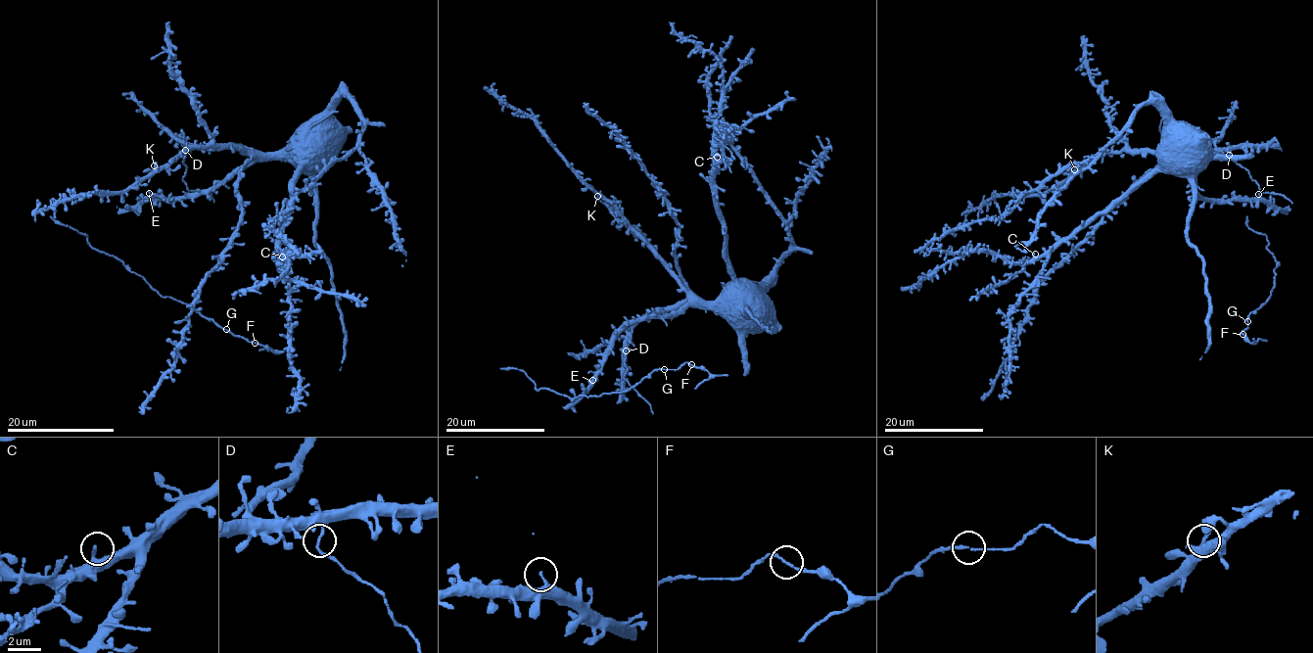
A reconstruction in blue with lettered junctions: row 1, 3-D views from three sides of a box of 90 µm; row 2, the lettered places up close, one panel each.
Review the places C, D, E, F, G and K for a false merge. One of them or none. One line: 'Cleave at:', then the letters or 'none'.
Cleave at: D

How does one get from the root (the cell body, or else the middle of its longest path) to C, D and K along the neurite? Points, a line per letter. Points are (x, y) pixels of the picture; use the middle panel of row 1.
C: (741, 290), (732, 282), (726, 257), (726, 233), (714, 185), (717, 157)
D: (741, 290), (730, 287), (714, 301), (661, 308), (632, 329), (626, 350)
K: (741, 290), (730, 287), (716, 301), (699, 300), (629, 221), (612, 205), (597, 196)

